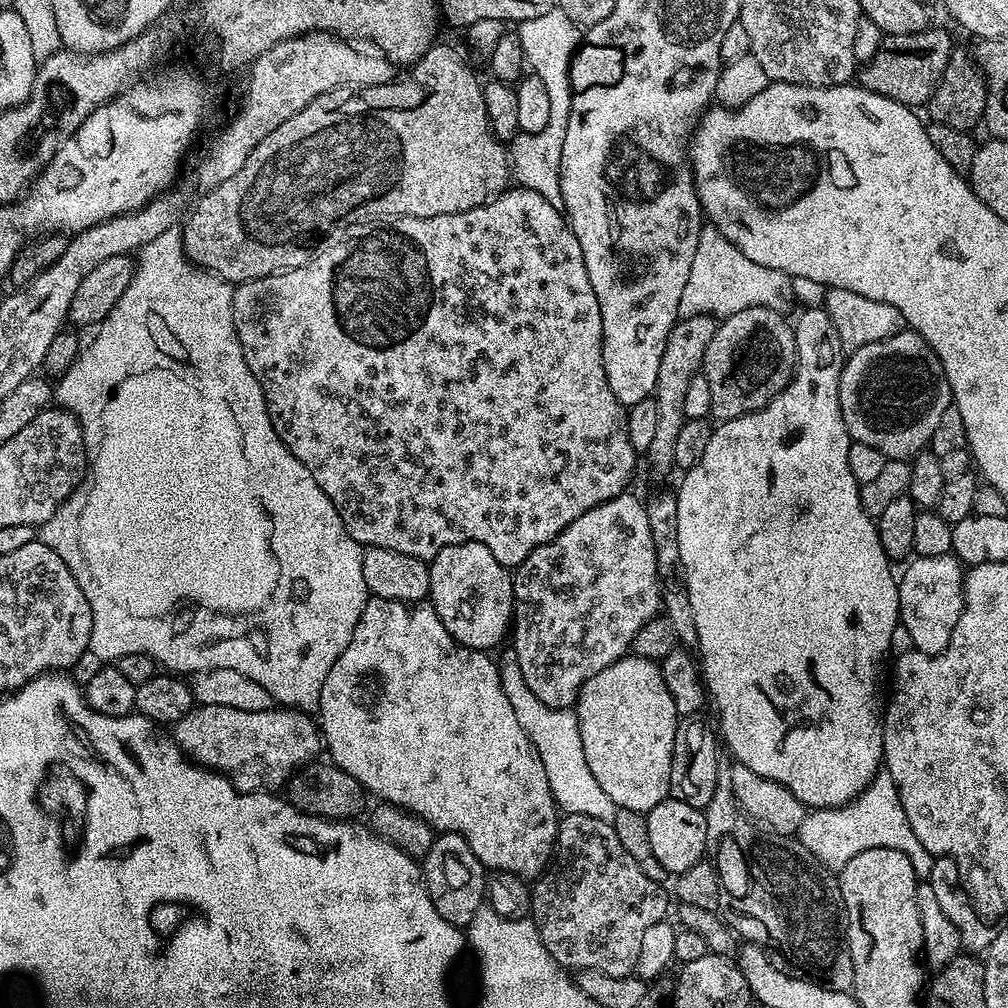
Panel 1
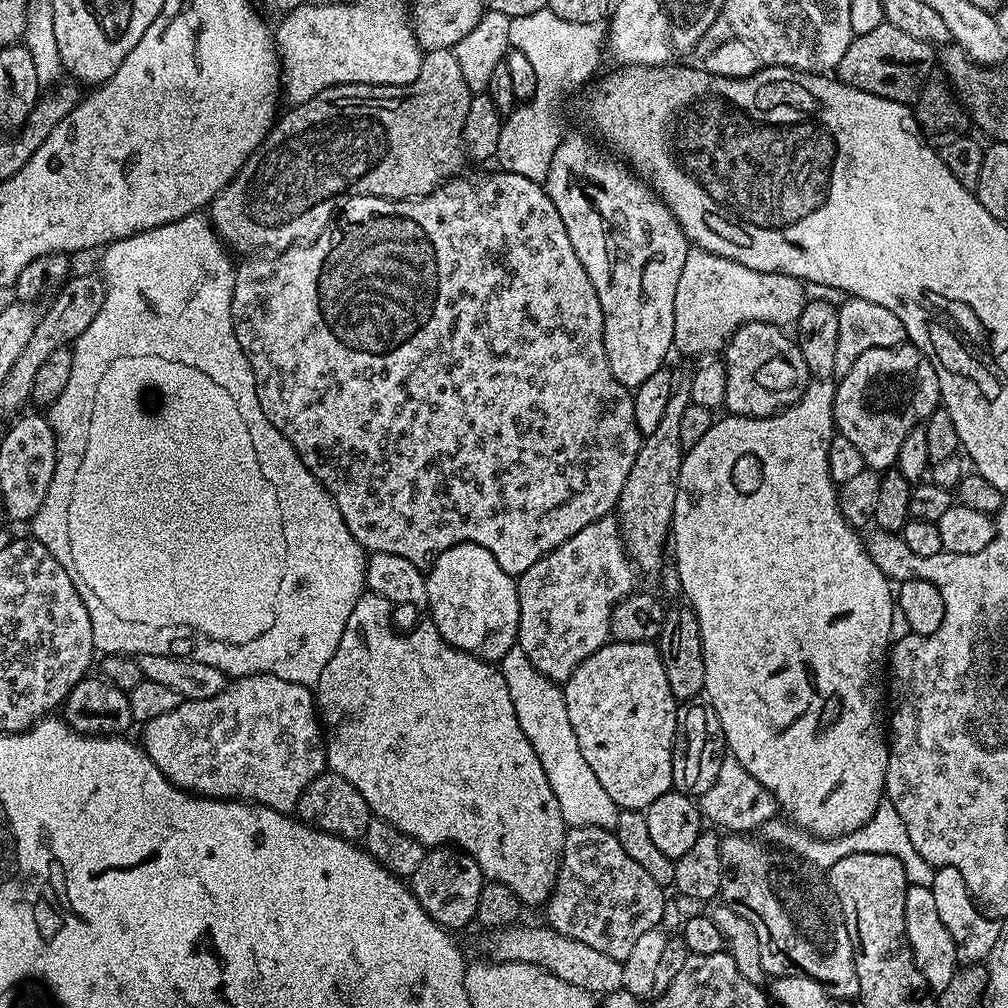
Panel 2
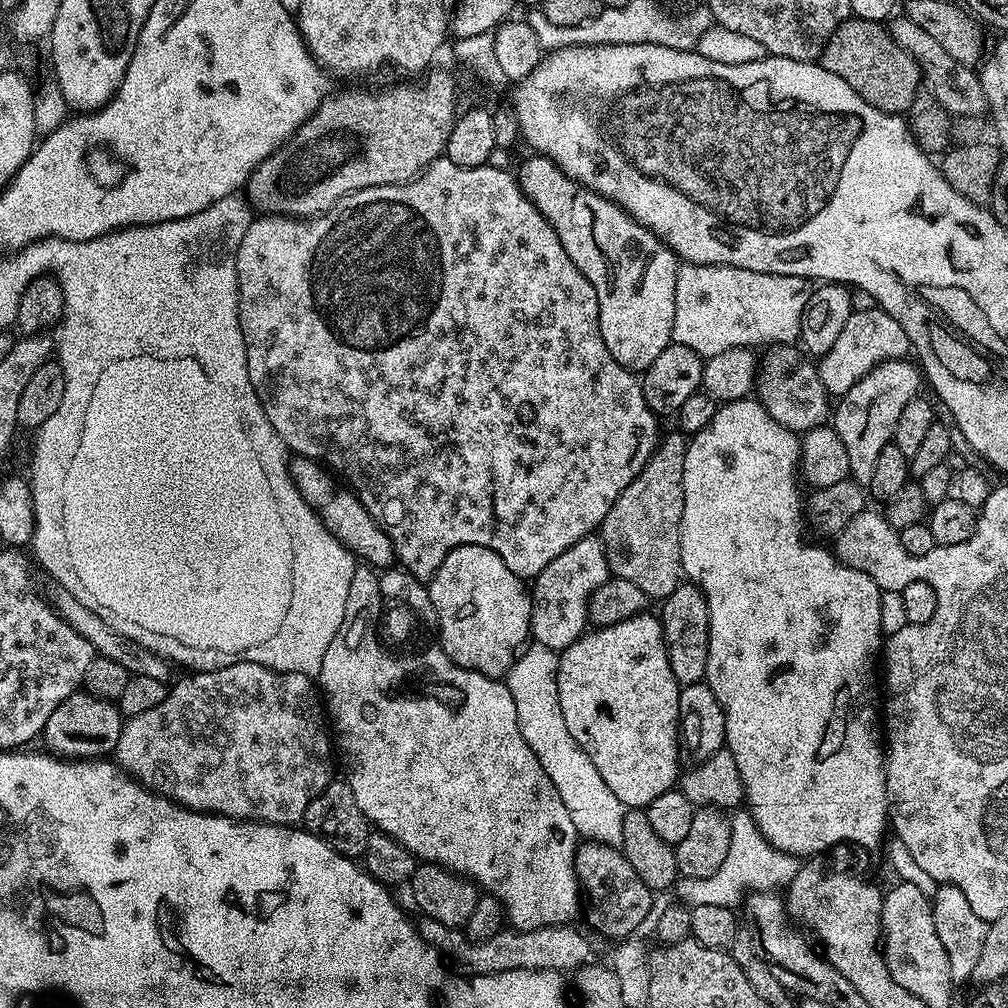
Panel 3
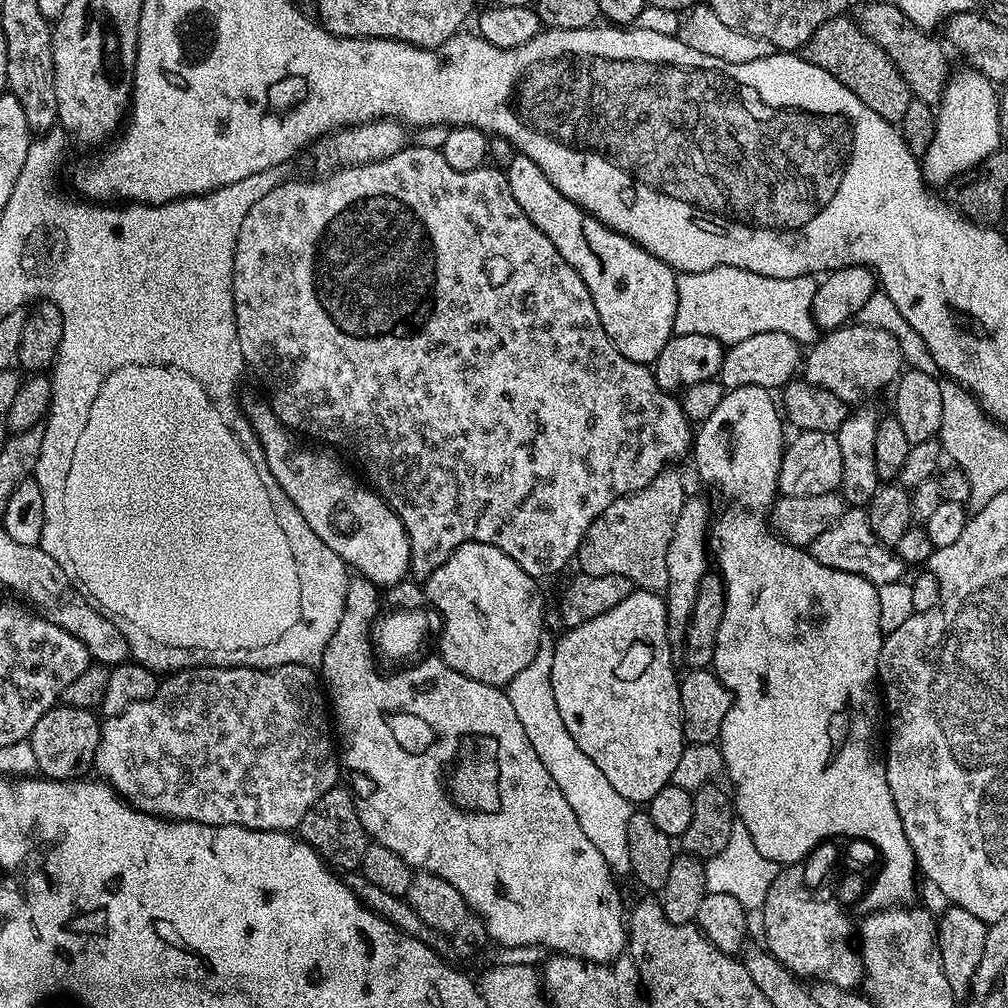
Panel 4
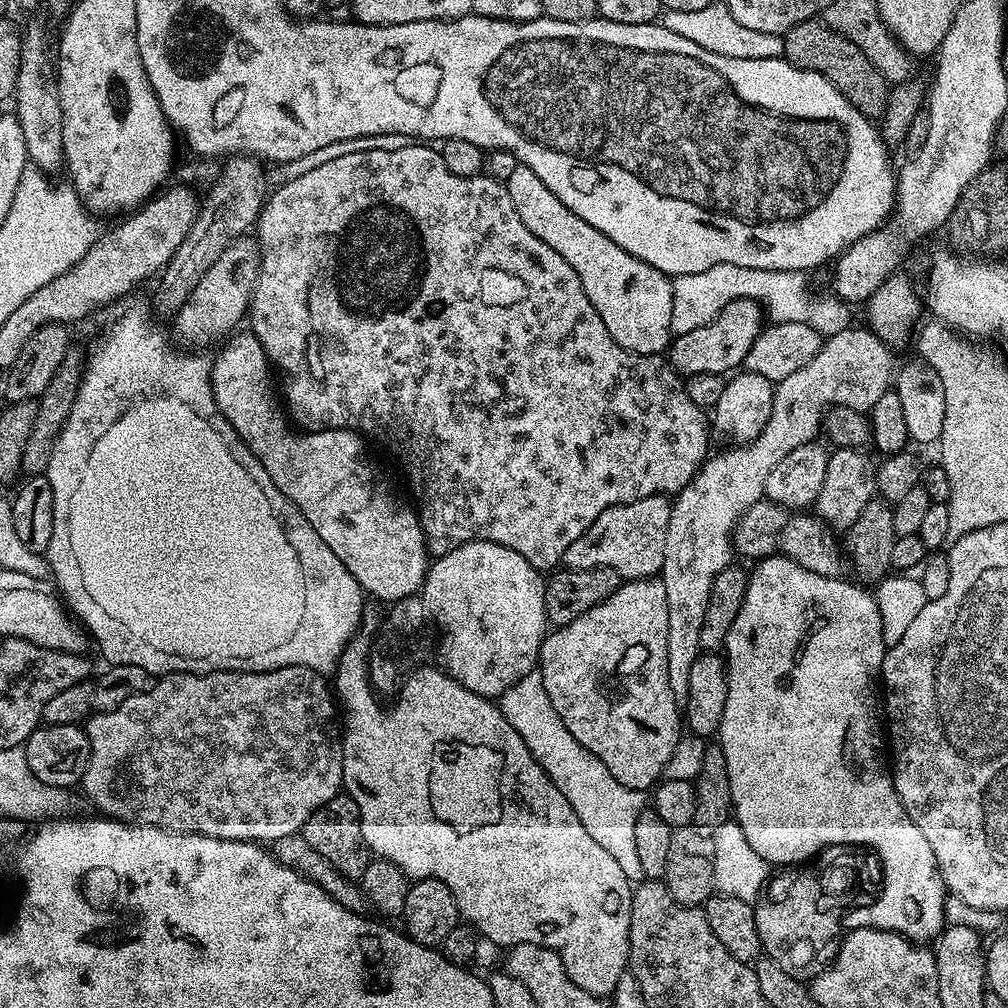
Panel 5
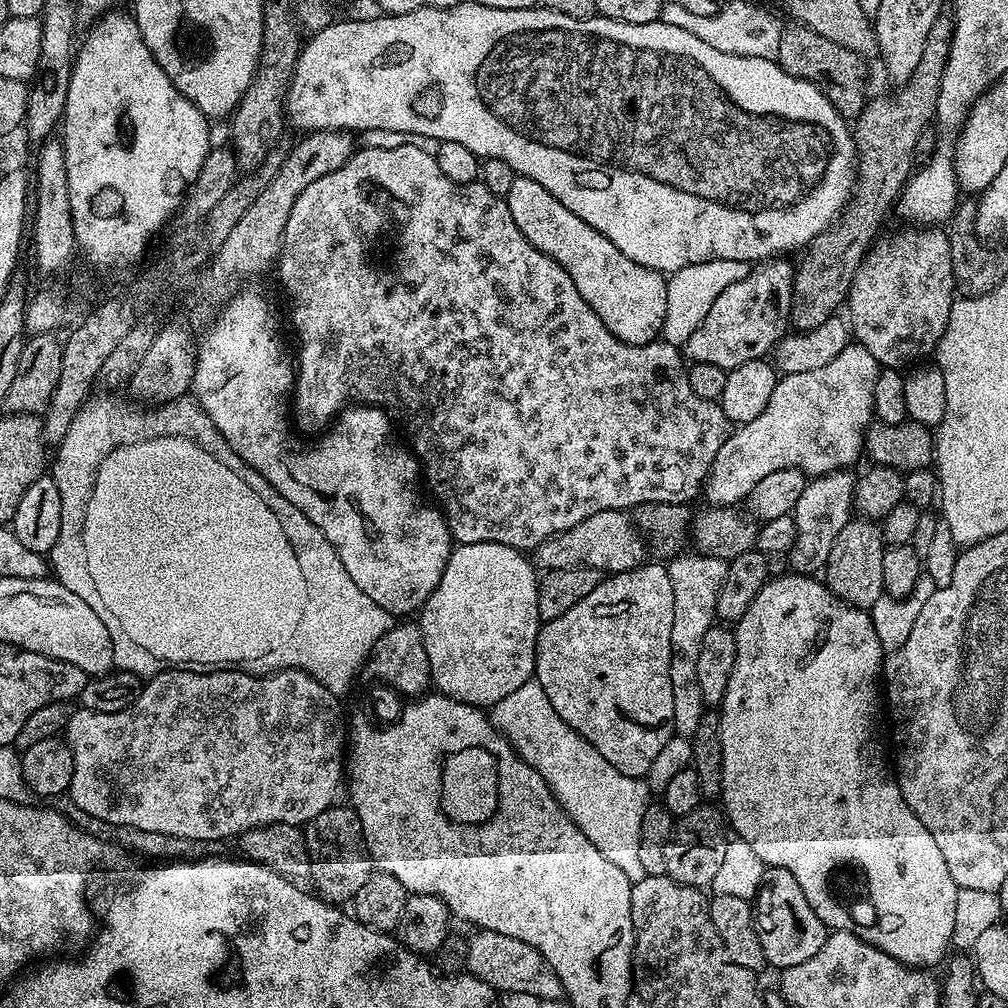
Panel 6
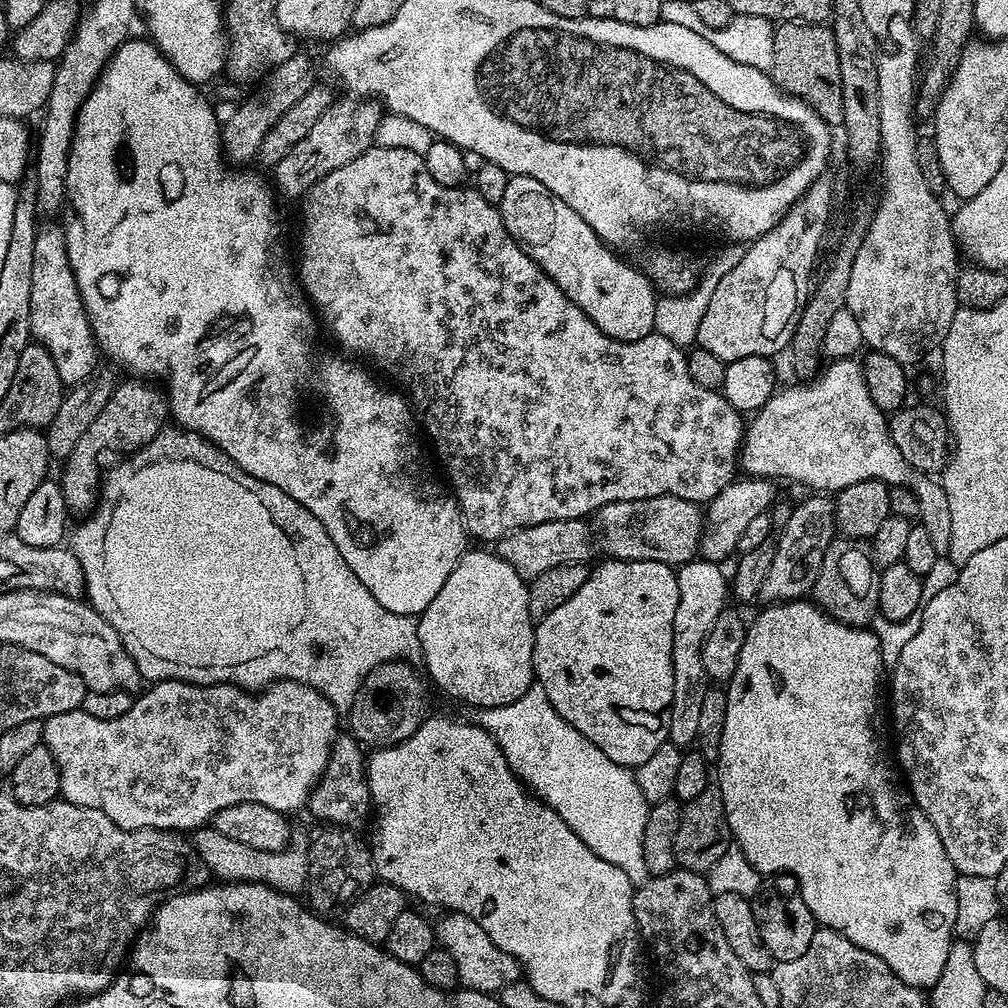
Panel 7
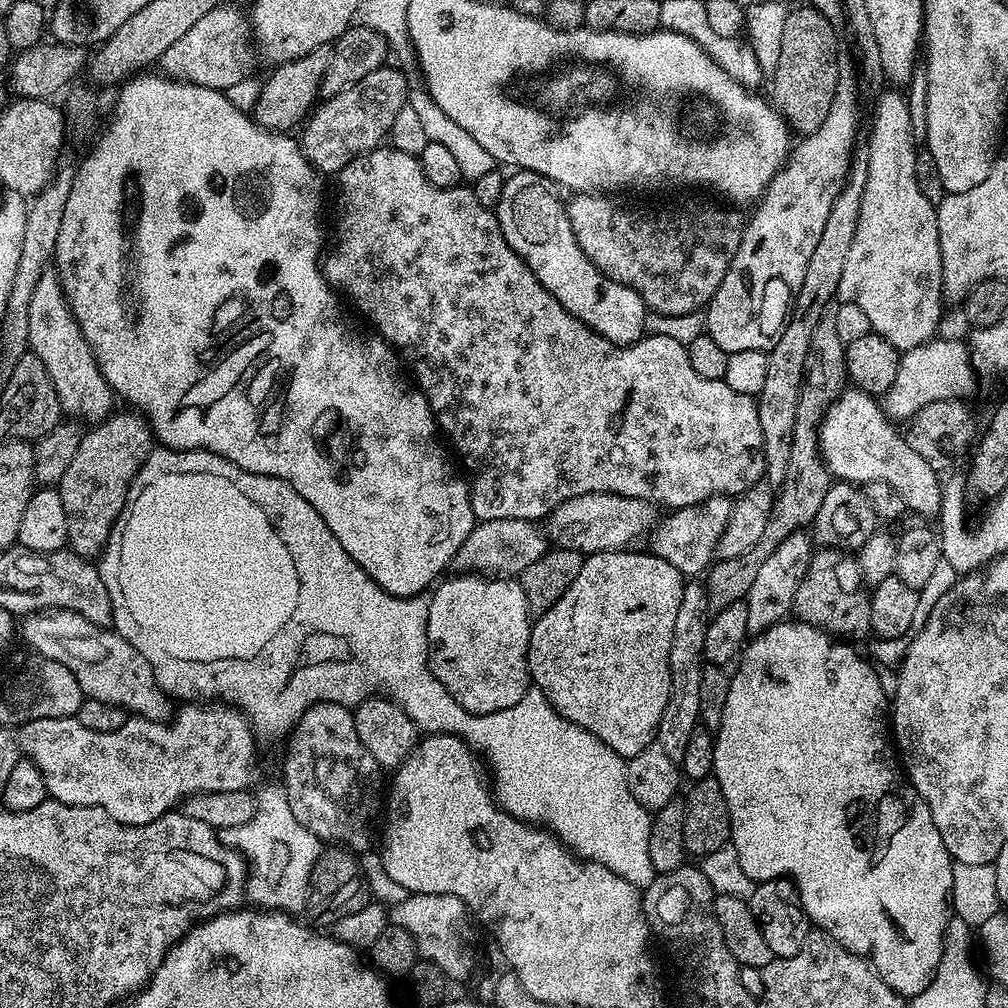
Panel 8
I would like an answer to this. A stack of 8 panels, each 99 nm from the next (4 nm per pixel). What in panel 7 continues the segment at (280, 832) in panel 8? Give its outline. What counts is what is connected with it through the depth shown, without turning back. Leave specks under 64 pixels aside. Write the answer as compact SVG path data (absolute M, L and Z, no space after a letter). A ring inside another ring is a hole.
M209 834L204 840L204 853L199 853L198 860L205 864L210 871L213 872L213 877L219 878L224 882L243 882L245 884L265 884L268 888L277 888L280 892L296 894L308 883L308 854L305 845L302 843L293 843L291 847L283 852L259 852L242 842L234 842L234 838L226 838Z

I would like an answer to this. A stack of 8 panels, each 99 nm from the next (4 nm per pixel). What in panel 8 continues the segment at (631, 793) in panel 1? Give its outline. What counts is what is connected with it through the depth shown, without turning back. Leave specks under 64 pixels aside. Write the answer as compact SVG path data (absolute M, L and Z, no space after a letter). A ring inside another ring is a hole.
M621 550L619 552L600 552L589 555L585 559L582 570L578 570L578 578L570 582L570 590L546 610L546 614L535 617L530 642L528 643L528 675L531 683L540 689L550 703L556 708L559 716L566 717L570 722L582 726L590 734L594 734L610 750L617 752L619 756L631 758L642 754L657 739L660 730L660 719L666 710L666 702L670 698L670 670L668 659L670 658L670 642L674 638L674 622L678 618L678 606L682 606L682 594L686 578L670 562L653 556L651 551L636 552L637 550Z

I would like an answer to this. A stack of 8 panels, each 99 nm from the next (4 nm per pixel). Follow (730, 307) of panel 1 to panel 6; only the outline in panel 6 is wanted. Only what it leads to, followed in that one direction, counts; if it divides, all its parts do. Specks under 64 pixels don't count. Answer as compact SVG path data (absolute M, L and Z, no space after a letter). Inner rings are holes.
M711 260L682 266L682 270L671 273L667 277L666 318L662 322L660 336L668 344L683 346L690 334L694 334L694 330L702 326L702 318L706 318L710 306L714 306L718 294L722 294L726 286L734 286L734 282L746 278L749 271L750 264L746 260Z

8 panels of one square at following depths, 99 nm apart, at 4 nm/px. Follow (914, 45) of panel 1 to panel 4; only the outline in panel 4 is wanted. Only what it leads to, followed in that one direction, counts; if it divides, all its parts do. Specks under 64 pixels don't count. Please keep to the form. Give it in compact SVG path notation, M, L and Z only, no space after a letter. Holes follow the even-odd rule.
M851 15L835 16L822 22L822 26L818 26L818 30L814 30L812 37L804 43L802 55L814 66L826 70L826 74L838 78L838 82L842 82L846 90L862 98L862 102L866 102L866 106L870 106L870 110L874 110L878 118L888 120L891 124L899 125L906 114L906 106L910 106L914 99L898 66L890 62L886 50L875 44Z

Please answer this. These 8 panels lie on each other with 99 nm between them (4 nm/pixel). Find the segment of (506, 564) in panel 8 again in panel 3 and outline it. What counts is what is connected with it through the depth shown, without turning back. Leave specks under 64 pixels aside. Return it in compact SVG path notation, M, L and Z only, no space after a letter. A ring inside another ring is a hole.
M679 430L665 431L646 462L642 474L622 490L600 523L598 535L604 543L608 571L615 579L634 582L642 594L663 602L682 582L680 567L680 523L684 491L682 470L686 466L688 440Z

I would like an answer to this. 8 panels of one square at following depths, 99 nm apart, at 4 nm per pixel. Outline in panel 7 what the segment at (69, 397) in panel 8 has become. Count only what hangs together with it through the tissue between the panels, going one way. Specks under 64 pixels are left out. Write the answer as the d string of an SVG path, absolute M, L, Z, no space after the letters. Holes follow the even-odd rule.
M48 222L45 228L43 225L34 238L34 270L30 281L31 339L54 358L61 382L65 386L75 386L97 371L98 345L92 337L82 294L78 294L76 275L70 270L63 227L52 223L56 222Z

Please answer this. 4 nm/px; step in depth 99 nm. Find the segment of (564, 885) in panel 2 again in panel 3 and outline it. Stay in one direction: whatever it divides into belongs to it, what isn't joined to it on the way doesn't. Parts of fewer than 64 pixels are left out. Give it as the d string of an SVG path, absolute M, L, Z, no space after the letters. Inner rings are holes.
M584 840L576 845L576 877L580 880L583 895L592 903L588 916L592 924L604 936L609 936L612 942L619 942L631 937L644 924L648 915L651 917L652 889L638 878L634 866L626 862L624 853L619 847L610 844L600 844L596 840Z

